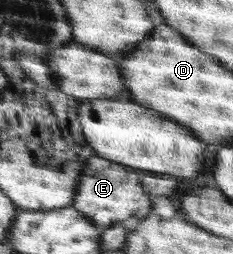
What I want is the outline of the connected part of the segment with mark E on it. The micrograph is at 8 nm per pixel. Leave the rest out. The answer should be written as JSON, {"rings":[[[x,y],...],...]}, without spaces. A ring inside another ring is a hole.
{"rings":[[[95,156],[88,161],[79,183],[79,193],[70,206],[87,214],[100,229],[104,230],[115,223],[134,217],[141,209],[146,211],[153,209],[157,197],[171,195],[175,187],[177,179],[171,175],[145,173],[142,169],[123,166],[107,158]]]}

